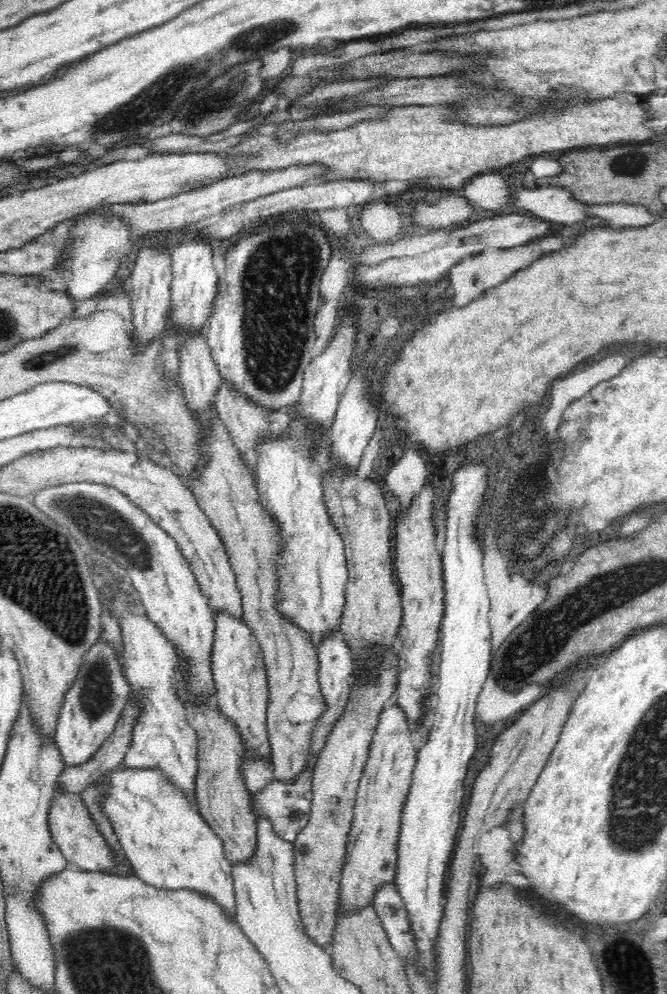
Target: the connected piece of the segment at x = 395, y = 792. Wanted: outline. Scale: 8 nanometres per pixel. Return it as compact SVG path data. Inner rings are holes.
M394 700L392 706L384 708L380 712L380 720L376 726L369 755L362 771L360 784L357 788L353 821L346 843L346 858L342 867L338 910L341 912L356 912L364 906L370 906L374 900L374 894L380 886L395 882L397 873L397 851L401 828L401 814L406 802L407 794L412 782L413 770L417 761L417 751L412 745L412 730L407 721L404 711Z

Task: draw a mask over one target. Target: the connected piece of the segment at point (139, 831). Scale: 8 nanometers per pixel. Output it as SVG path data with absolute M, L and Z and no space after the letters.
M125 764L119 765L120 772L109 772L109 778L104 780L109 780L110 786L106 790L106 796L102 798L102 813L110 819L112 827L114 827L114 833L118 835L118 841L122 845L122 850L126 855L126 858L130 861L131 867L135 872L135 875L150 886L155 886L156 888L165 888L166 890L193 890L194 892L199 892L203 896L215 900L222 908L225 914L231 918L232 922L236 921L236 899L234 892L234 883L232 878L232 866L233 864L225 857L223 842L215 835L215 832L206 824L206 821L202 818L202 815L197 810L196 804L193 804L189 798L183 795L183 792L179 790L177 786L168 783L168 779L164 777L161 770L156 770L155 768L126 768Z

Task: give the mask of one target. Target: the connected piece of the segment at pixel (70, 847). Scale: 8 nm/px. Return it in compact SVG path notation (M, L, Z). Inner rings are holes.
M55 788L47 819L51 837L68 863L78 865L86 872L108 872L115 867L117 858L114 858L113 850L99 834L81 795Z

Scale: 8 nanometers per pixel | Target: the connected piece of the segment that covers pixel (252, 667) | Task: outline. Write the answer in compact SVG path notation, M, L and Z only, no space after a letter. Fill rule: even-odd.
M216 612L215 640L210 661L214 679L214 698L219 711L233 724L243 740L245 750L263 758L271 758L267 729L269 686L264 655L244 618L236 618L225 612Z

